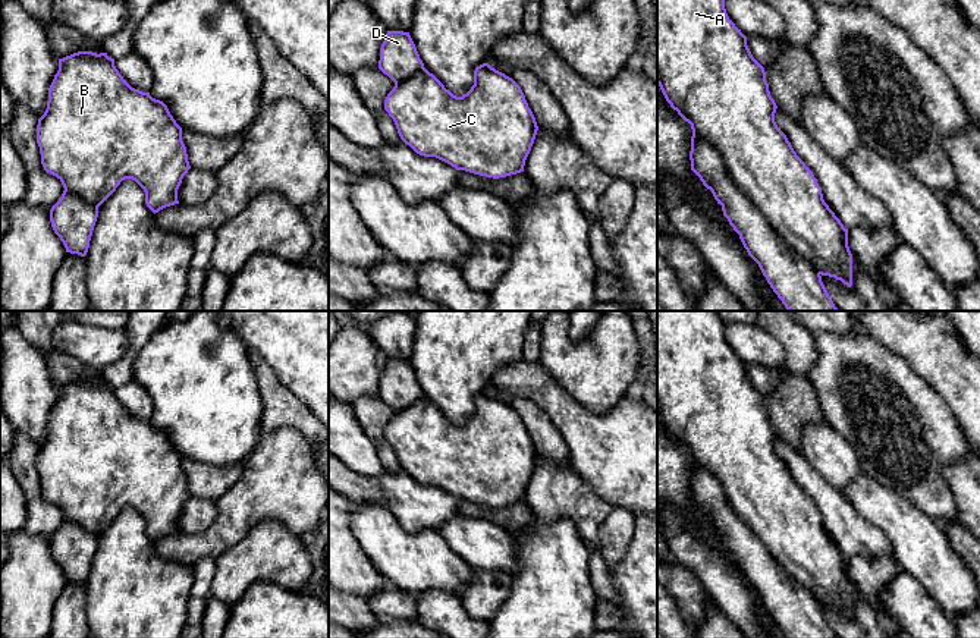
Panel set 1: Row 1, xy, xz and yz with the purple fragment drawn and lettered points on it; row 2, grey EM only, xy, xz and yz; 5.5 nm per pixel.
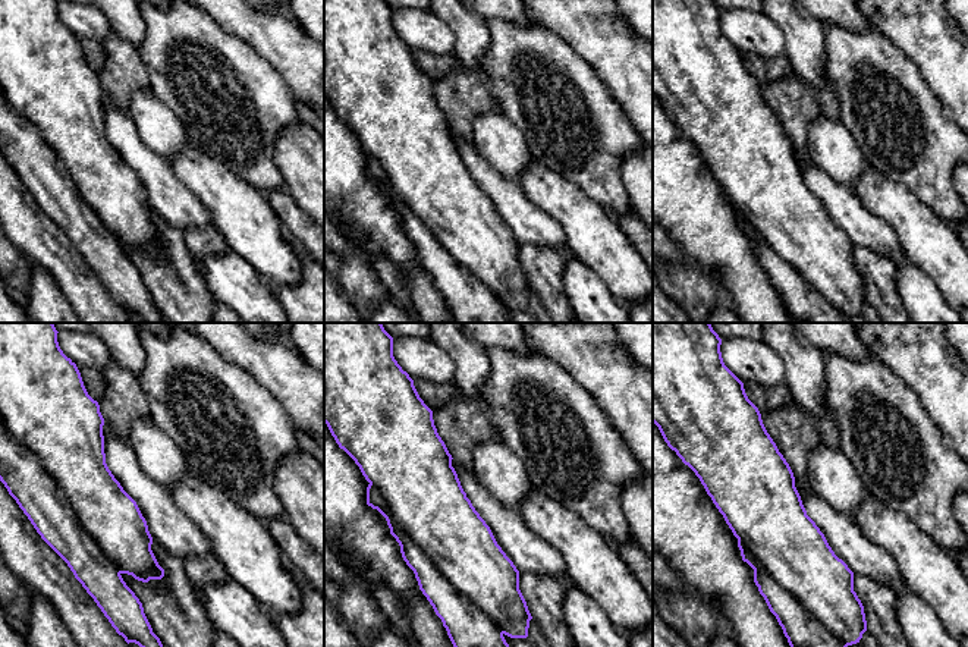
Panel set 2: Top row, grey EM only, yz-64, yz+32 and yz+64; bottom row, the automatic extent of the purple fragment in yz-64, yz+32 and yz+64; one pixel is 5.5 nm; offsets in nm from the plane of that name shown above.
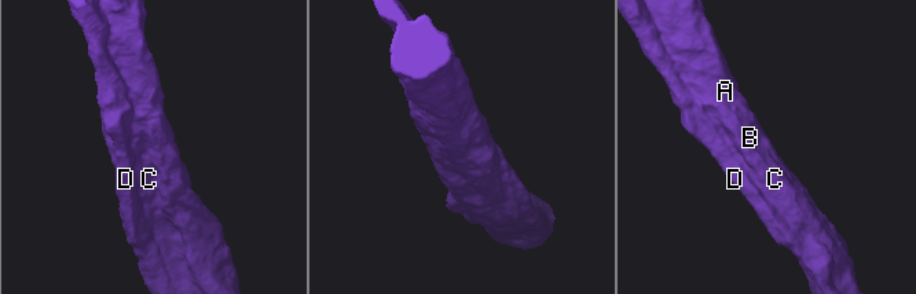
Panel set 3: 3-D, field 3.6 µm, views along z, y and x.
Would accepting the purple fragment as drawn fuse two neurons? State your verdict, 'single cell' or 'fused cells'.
single cell

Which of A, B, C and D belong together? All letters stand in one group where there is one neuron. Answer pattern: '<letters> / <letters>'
A B C D

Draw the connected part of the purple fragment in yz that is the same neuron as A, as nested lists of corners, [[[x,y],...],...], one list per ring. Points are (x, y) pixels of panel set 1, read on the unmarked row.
[[[657,311],[657,414],[670,436],[691,453],[691,499],[722,534],[723,544],[785,637],[838,638],[822,606],[852,615],[848,557],[824,531],[813,500],[776,453],[778,434],[764,396],[753,386],[747,365],[729,348],[725,324],[714,311]]]

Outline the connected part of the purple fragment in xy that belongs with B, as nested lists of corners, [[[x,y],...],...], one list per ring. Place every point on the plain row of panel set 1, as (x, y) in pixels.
[[[78,380],[59,387],[59,399],[48,418],[47,437],[38,447],[37,472],[44,499],[56,505],[65,516],[50,538],[51,556],[63,571],[66,581],[81,585],[88,581],[98,535],[122,509],[135,509],[145,521],[147,535],[156,543],[166,535],[179,532],[178,518],[191,497],[182,469],[182,456],[167,434],[153,427],[150,421],[132,417],[116,397],[114,387],[109,386],[107,381]]]

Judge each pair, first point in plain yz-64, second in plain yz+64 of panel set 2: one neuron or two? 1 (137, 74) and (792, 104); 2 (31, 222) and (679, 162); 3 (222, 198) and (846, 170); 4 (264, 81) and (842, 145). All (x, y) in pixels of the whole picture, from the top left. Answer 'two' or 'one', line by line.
1: one
2: one
3: two
4: two

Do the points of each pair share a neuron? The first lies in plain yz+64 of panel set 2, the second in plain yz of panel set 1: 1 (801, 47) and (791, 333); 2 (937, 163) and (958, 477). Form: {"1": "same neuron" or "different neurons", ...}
{"1": "same neuron", "2": "different neurons"}

